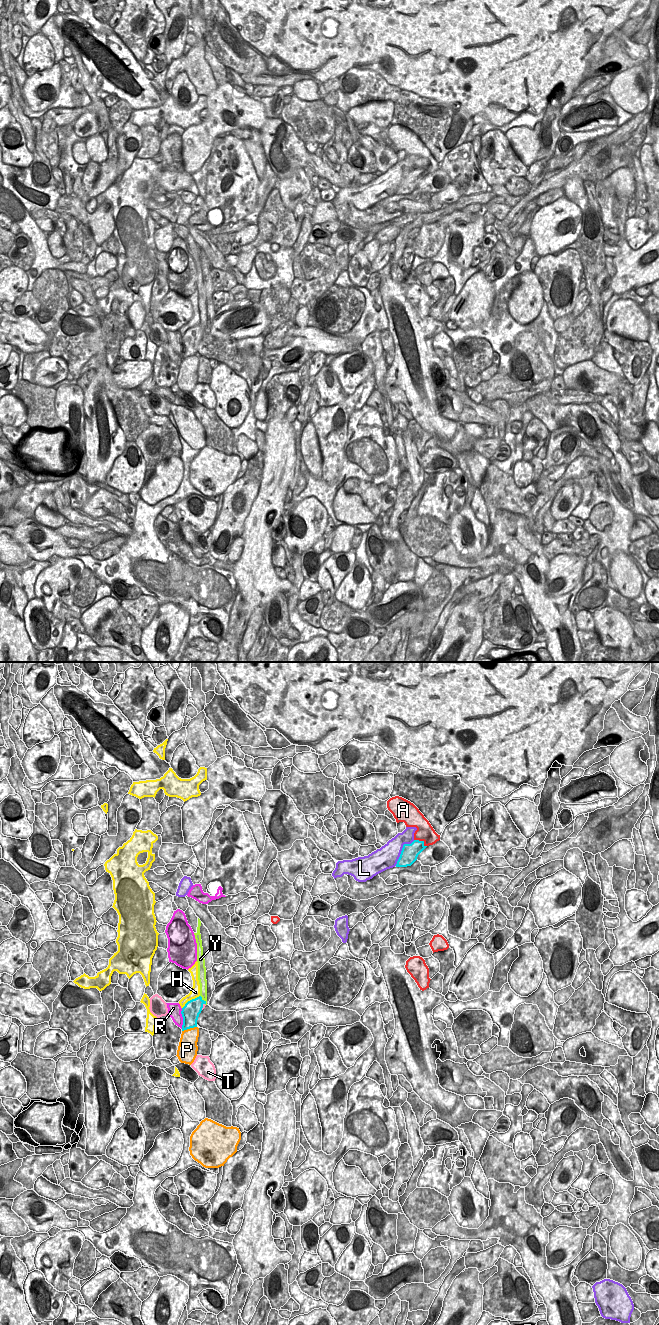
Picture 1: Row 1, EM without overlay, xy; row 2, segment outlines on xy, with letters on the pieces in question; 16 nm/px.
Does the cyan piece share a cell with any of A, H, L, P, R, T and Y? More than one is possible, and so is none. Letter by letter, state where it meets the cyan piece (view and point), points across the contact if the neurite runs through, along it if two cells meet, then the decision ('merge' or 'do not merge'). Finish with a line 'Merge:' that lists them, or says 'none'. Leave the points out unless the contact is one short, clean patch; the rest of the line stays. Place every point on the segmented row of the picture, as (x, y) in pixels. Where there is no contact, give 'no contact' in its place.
A: xy (421, 841) | do not merge
H: xy (190, 1000) | do not merge
L: xy (402, 850) | do not merge
P: xy (189, 1028) | along xy (196, 1026), (182, 1031) | do not merge
R: xy (183, 1018) | along xy (181, 1008), (182, 1028) | do not merge
T: xy (202, 1006) | do not merge
Y: xy (203, 1000) | along xy (200, 995), (205, 1004) | do not merge
Merge: none

